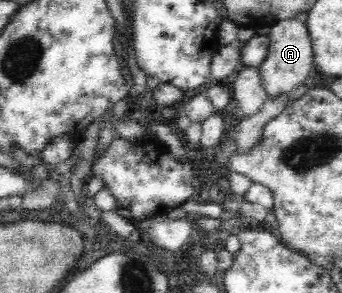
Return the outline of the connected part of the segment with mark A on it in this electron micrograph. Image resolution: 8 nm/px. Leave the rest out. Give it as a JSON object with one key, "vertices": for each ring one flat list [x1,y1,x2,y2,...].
{"vertices":[[302,17,281,19,271,27,268,37,270,43,265,60,257,67,261,85,268,97,288,96,299,85,303,85,313,68,313,49,305,21]]}

